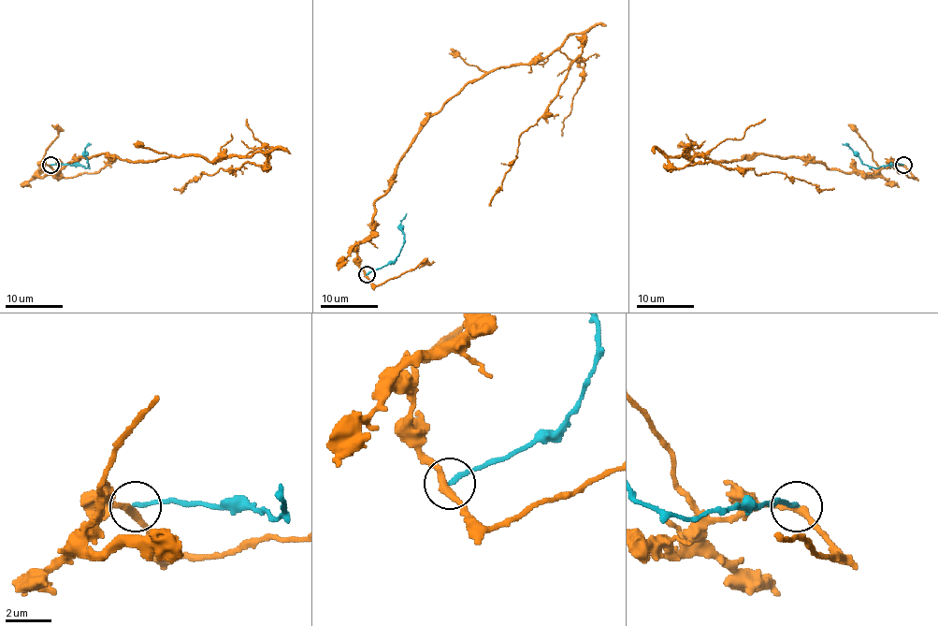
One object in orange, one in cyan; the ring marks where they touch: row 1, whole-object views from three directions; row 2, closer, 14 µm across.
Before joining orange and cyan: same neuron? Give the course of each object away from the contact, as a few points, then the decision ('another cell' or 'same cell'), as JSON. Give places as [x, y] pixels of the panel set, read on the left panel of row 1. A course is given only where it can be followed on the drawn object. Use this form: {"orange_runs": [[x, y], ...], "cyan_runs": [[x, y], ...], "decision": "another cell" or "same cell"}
{"orange_runs": [[50, 165], [39, 177], [103, 153], [131, 161], [265, 153], [266, 168], [249, 162], [222, 168], [173, 188]], "cyan_runs": [[51, 165], [76, 164], [85, 168], [88, 165], [84, 150], [92, 143]], "decision": "another cell"}

